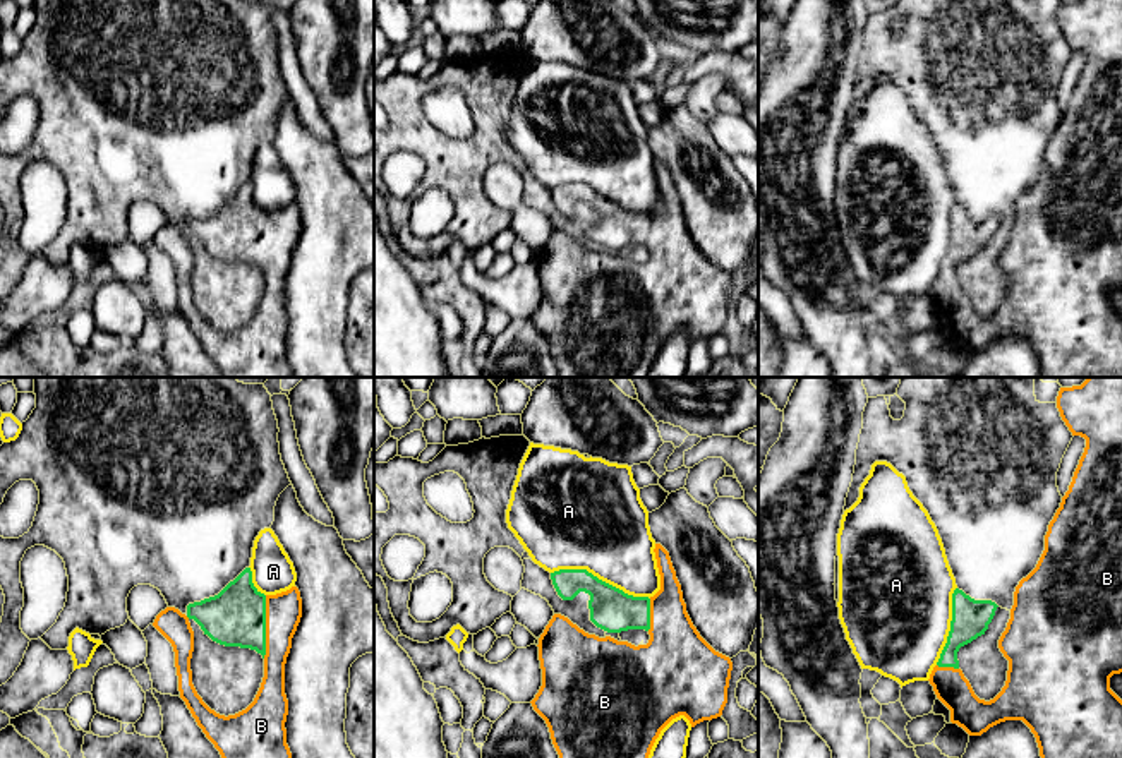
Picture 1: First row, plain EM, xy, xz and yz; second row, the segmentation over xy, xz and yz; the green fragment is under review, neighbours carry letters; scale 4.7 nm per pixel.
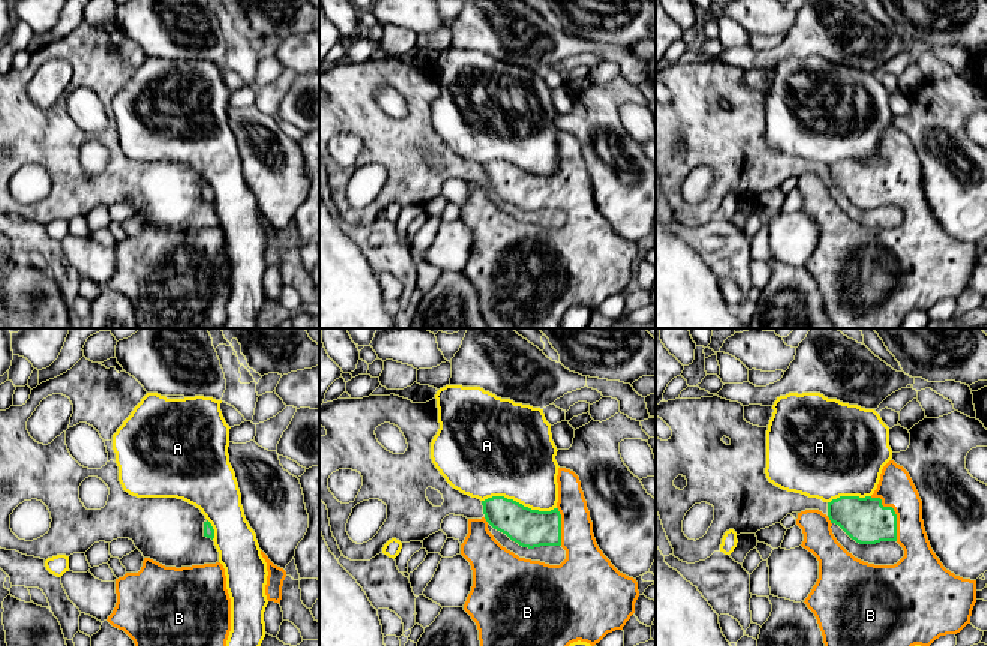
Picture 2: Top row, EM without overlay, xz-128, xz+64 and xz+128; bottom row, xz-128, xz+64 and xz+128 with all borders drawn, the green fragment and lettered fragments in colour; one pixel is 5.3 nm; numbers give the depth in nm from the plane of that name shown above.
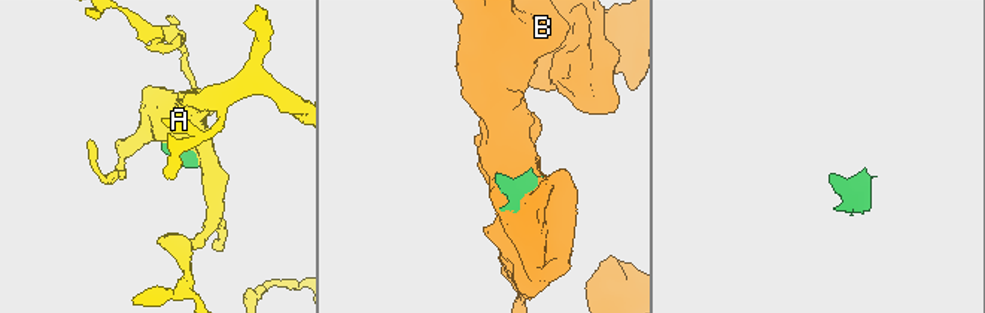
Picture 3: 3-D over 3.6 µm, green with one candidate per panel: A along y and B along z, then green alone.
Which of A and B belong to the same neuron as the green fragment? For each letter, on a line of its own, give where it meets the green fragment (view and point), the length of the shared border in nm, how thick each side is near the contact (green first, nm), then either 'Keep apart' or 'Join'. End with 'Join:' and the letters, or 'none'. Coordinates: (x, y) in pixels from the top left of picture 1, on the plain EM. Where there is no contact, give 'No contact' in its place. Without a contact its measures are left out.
A: Touches green at xz (601, 196). Shared border 480 nm. Thickness 200 nm (green) against 440 nm. Keep apart
B: Touches green at xy (265, 242). Shared border 300 nm. Thickness 280 nm (green) against 170 nm. Join
Join: B

